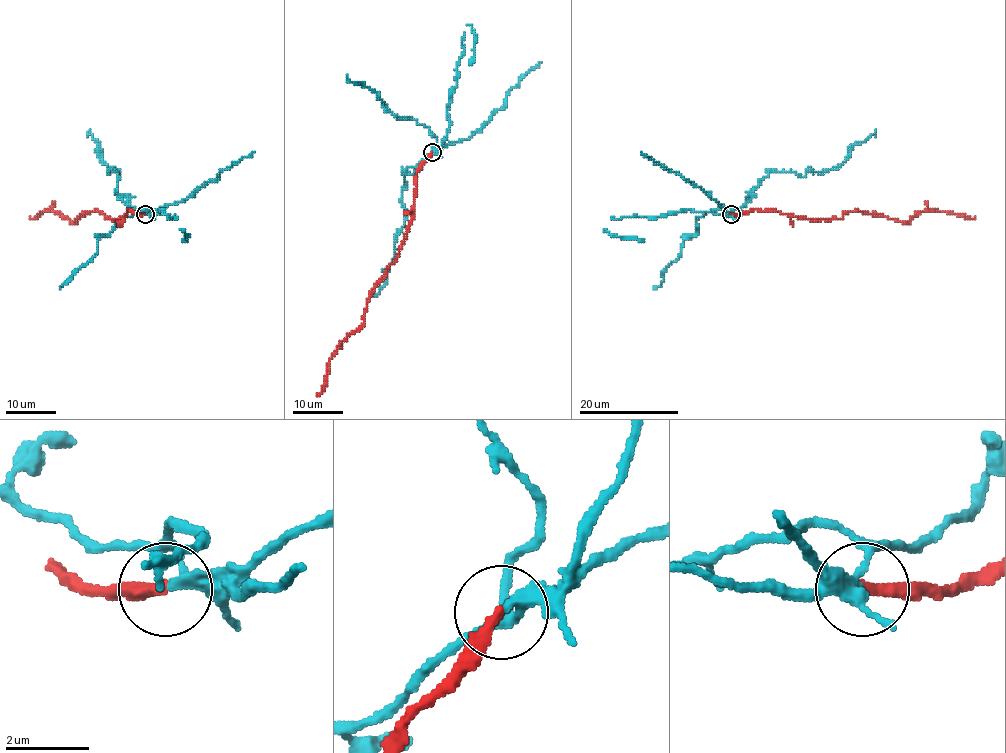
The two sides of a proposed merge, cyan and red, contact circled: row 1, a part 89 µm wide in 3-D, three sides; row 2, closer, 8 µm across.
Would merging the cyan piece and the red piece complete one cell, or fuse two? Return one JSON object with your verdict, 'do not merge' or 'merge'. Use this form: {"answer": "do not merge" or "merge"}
{"answer": "do not merge"}

